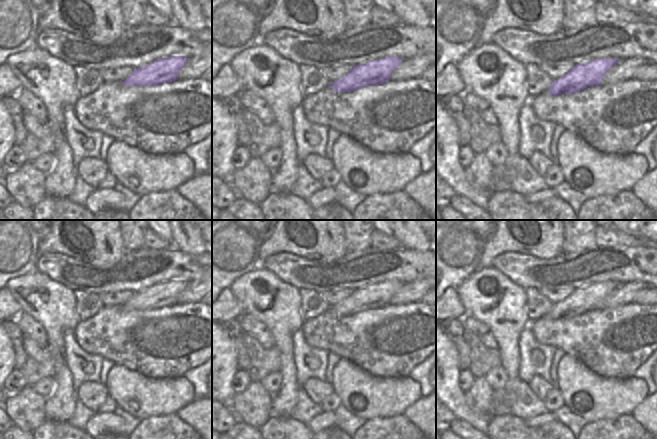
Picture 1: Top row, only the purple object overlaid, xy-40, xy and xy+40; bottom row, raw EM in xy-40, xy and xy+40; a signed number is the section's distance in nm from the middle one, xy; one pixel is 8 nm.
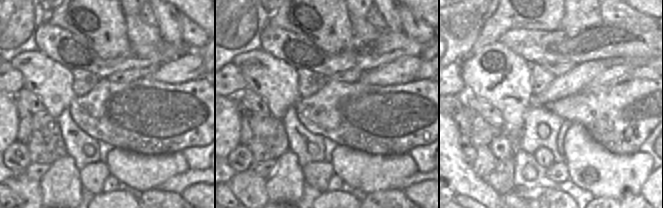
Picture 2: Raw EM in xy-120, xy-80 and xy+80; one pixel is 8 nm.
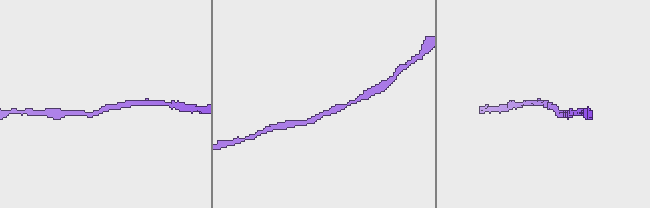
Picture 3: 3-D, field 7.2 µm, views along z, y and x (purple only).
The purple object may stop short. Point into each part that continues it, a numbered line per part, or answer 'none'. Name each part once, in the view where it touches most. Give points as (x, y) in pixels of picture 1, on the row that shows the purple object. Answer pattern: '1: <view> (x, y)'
none

